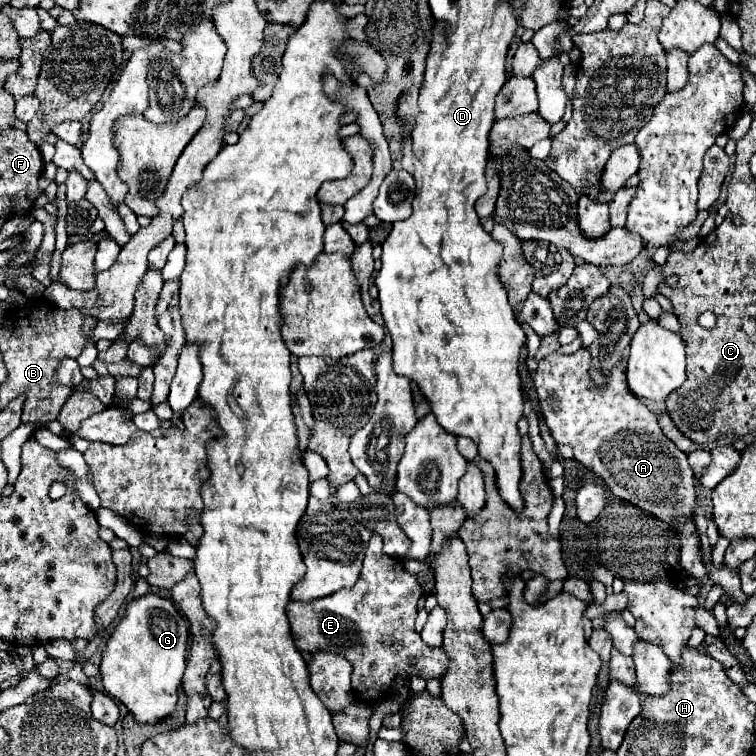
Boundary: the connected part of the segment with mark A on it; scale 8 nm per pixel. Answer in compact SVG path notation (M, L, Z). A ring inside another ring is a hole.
M577 350L571 356L553 352L545 356L537 370L531 372L531 378L535 382L535 390L539 396L539 408L545 416L545 424L551 430L551 436L557 444L571 444L575 450L575 460L581 462L585 468L593 470L607 488L621 500L627 500L635 504L637 508L651 512L659 520L667 522L675 528L677 522L683 522L693 516L695 512L695 488L693 488L693 472L687 464L687 454L681 452L659 428L657 416L645 406L643 400L633 396L633 392L627 388L625 380L625 364L619 362L615 368L611 368L611 374L605 378L605 386L597 386L591 376L591 356L587 350Z

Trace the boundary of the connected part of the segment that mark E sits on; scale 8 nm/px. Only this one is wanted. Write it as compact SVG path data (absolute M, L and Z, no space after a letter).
M375 534L369 542L355 586L337 590L327 598L317 598L317 602L291 600L287 604L287 618L291 620L295 646L305 652L331 650L345 654L353 664L353 692L367 704L377 704L379 696L387 694L399 674L409 678L423 676L427 680L441 678L449 664L445 652L427 646L413 630L417 600L421 598L419 590L417 576L405 572L397 558L383 554L381 538Z

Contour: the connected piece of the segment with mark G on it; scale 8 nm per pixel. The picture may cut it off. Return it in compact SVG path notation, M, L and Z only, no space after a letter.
M145 594L137 600L133 600L127 606L125 618L119 622L115 632L111 634L107 648L103 652L101 660L101 676L103 676L103 686L111 698L121 700L133 718L139 724L151 724L167 718L167 714L173 714L175 704L177 704L177 690L181 686L181 678L185 672L189 656L189 624L187 620L179 614L175 604L171 600L165 600L157 594Z

